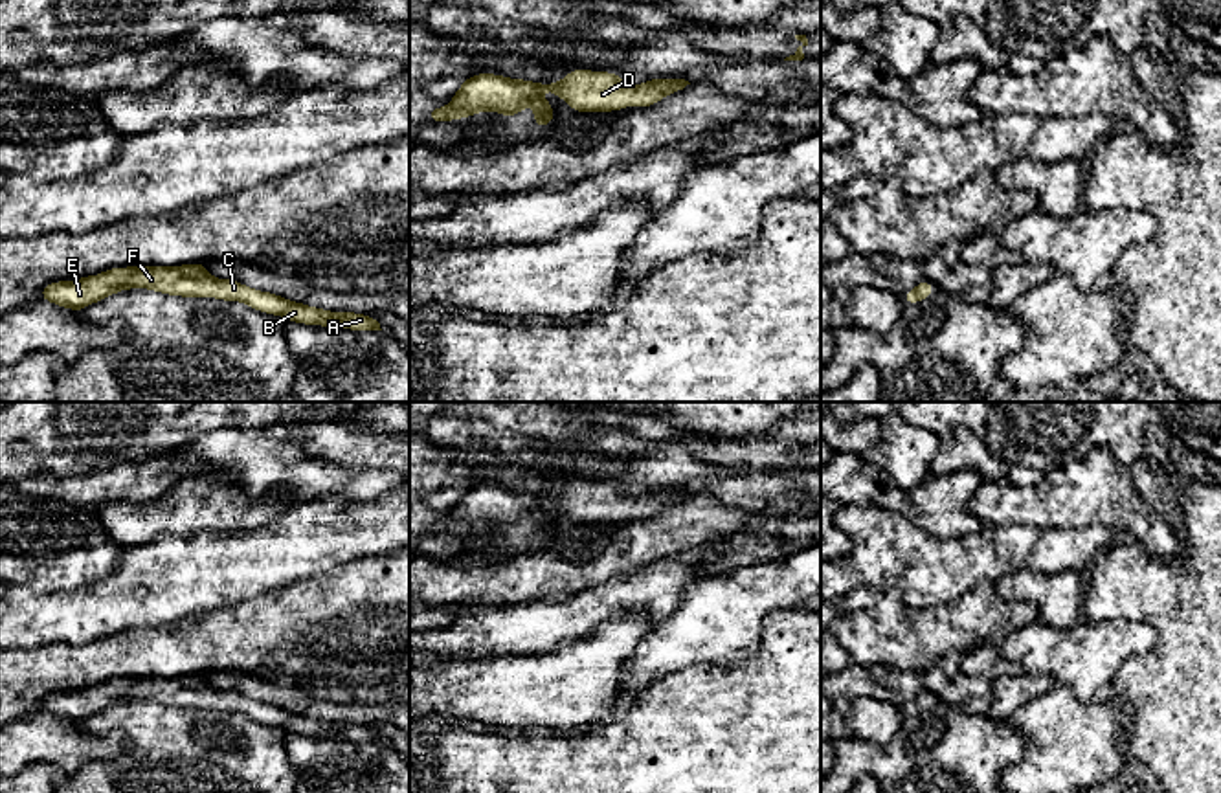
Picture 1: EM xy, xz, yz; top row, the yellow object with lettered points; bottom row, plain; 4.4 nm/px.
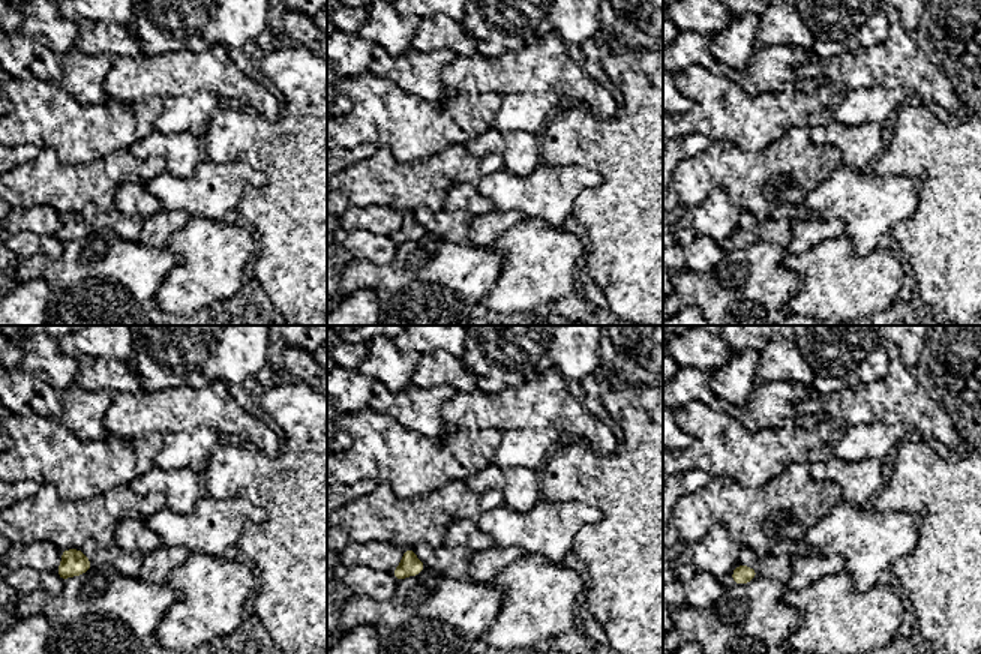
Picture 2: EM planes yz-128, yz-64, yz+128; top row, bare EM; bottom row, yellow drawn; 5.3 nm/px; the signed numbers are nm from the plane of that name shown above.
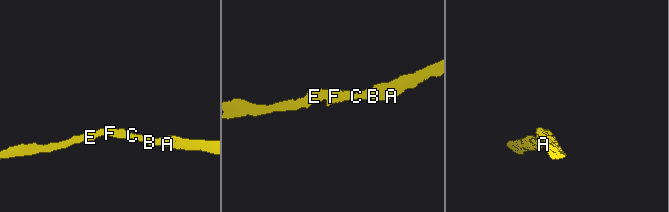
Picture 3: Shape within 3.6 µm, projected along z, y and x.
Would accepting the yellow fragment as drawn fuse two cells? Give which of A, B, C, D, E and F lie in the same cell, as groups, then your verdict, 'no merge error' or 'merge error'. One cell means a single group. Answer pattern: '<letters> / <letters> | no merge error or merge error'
A B C D E F | no merge error

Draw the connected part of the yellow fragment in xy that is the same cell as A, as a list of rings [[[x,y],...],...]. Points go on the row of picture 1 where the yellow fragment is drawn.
[[[202,262],[184,266],[127,266],[110,268],[99,275],[75,281],[59,281],[42,286],[40,299],[70,310],[83,310],[116,292],[129,288],[147,288],[167,296],[217,297],[222,301],[241,301],[253,310],[283,316],[294,323],[342,327],[349,330],[382,330],[373,316],[356,312],[329,312],[303,303],[248,288],[233,279],[217,281]]]

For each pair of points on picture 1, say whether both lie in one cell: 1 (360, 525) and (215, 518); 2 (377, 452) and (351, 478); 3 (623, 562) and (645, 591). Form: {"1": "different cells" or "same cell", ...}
{"1": "different cells", "2": "different cells", "3": "different cells"}

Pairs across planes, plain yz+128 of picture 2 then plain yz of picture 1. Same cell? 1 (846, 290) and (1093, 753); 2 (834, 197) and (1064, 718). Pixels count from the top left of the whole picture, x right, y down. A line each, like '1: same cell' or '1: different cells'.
1: same cell
2: different cells

